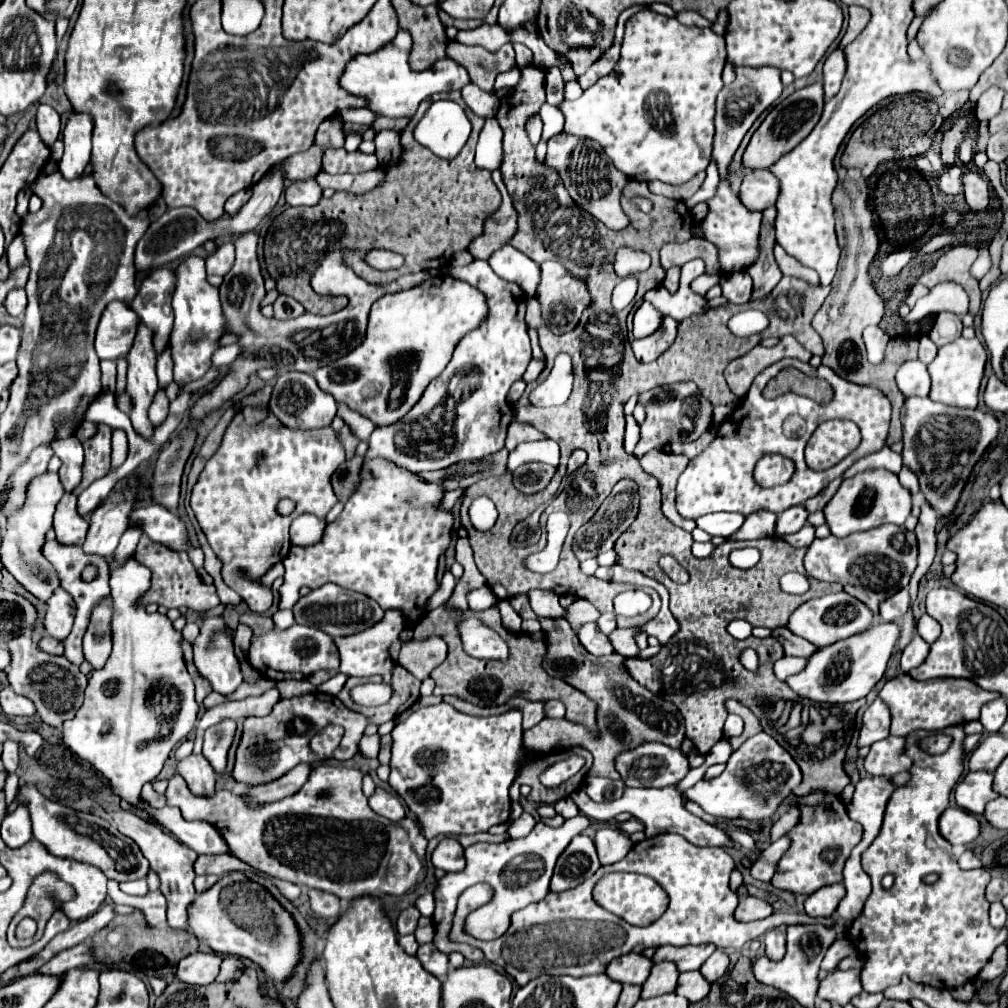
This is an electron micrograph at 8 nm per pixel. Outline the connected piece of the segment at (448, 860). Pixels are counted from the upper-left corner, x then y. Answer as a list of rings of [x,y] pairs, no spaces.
[[[444,837],[438,847],[432,853],[432,865],[442,871],[462,871],[466,861],[464,861],[464,849],[454,837]]]

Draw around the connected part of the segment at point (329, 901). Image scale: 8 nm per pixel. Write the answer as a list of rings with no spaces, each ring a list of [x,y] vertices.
[[[310,889],[308,895],[310,895],[310,907],[322,919],[340,915],[340,905],[338,905],[336,895],[330,895],[330,893],[324,893],[324,891],[316,891],[316,889]]]

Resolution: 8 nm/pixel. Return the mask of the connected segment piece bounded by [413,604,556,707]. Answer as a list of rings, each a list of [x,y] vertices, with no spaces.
[[[446,604],[430,611],[414,629],[413,639],[422,641],[430,635],[442,635],[444,641],[448,643],[448,657],[442,665],[438,665],[432,671],[432,679],[436,681],[434,695],[456,695],[464,701],[470,701],[474,705],[502,705],[510,697],[520,693],[522,687],[522,697],[524,699],[536,699],[536,701],[546,701],[546,699],[556,699],[556,679],[550,677],[542,667],[542,657],[546,651],[544,641],[532,641],[526,633],[510,633],[506,629],[502,631],[502,639],[508,641],[510,653],[508,659],[504,661],[490,661],[490,659],[472,659],[468,653],[464,653],[462,643],[460,643],[460,633],[456,631],[456,619],[480,619],[482,623],[486,621],[498,621],[500,623],[500,611],[498,607],[490,607],[483,611],[472,611],[468,609],[466,613],[450,609]]]

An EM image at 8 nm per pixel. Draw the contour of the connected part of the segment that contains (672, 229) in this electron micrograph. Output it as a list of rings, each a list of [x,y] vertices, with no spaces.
[[[626,189],[622,191],[622,209],[624,213],[634,221],[628,229],[626,229],[626,247],[640,247],[640,249],[646,249],[648,255],[654,255],[660,251],[660,247],[664,243],[682,243],[682,241],[688,241],[692,237],[692,225],[694,225],[694,219],[692,219],[692,213],[690,209],[686,207],[684,201],[676,201],[676,203],[664,203],[664,197],[660,195],[660,199],[652,199],[654,203],[654,209],[644,215],[640,213],[638,209],[630,209],[630,197],[626,197]]]

